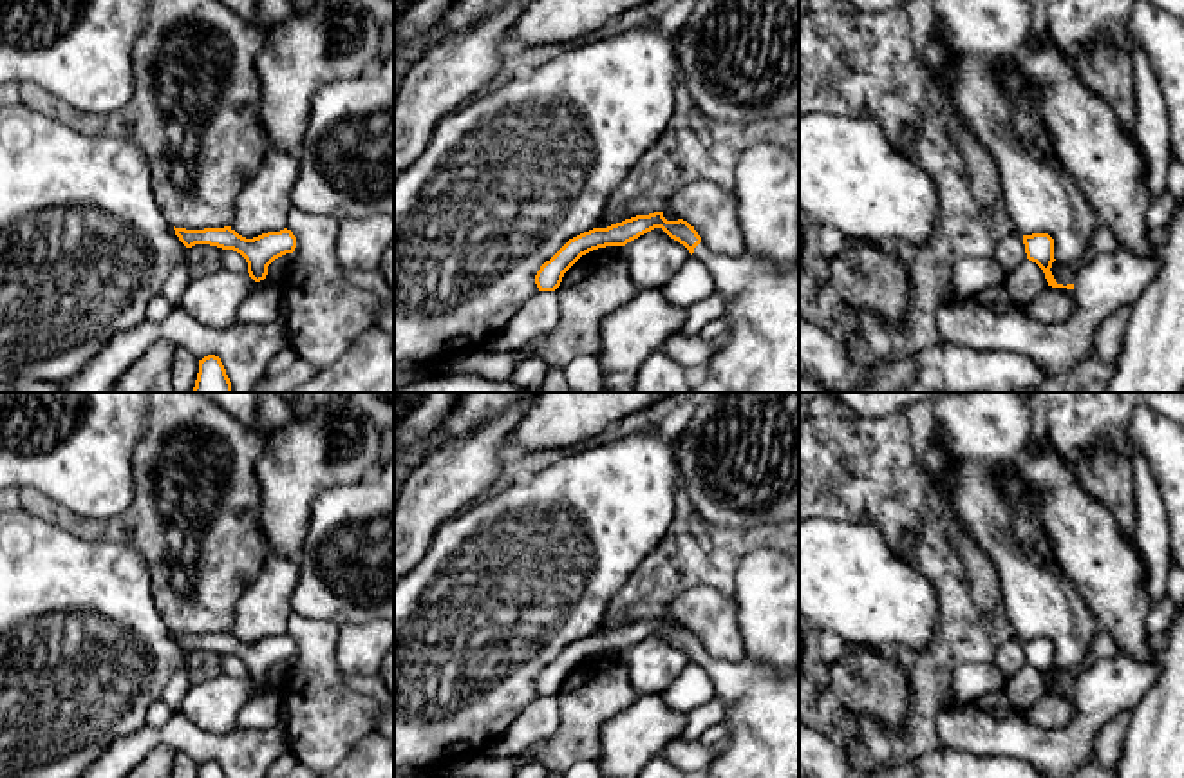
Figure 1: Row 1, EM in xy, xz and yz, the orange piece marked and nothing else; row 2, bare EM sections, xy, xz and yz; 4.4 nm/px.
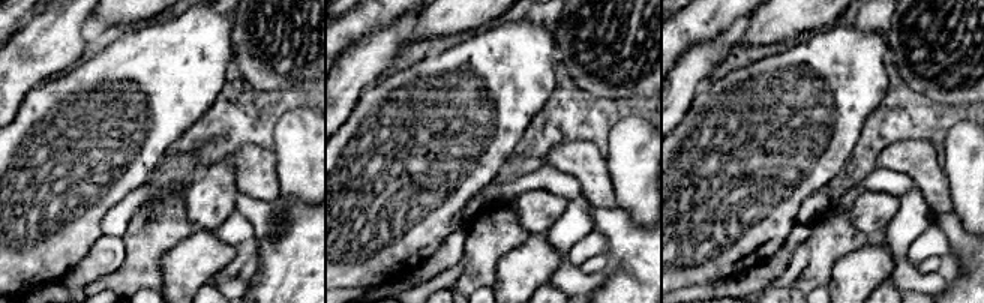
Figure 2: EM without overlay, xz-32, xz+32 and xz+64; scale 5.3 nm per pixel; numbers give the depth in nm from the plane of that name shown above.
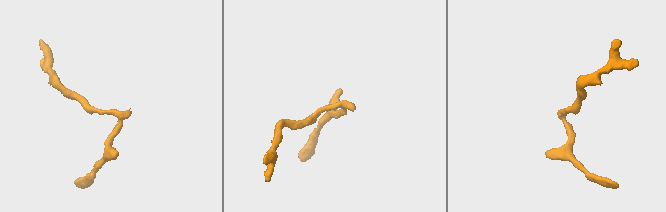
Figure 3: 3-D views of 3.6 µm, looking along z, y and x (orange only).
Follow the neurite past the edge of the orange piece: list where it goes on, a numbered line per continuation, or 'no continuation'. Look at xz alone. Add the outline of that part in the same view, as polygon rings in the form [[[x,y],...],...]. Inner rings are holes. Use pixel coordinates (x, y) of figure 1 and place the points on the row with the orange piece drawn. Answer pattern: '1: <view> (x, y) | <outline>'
1: xz (760, 353) | [[[703,242],[692,253],[709,271],[716,293],[725,299],[730,322],[719,351],[692,380],[691,393],[799,393],[799,259],[779,268],[761,255],[721,255]]]

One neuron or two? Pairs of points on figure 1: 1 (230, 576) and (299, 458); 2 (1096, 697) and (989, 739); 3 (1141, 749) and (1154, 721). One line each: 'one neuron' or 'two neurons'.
1: two neurons
2: one neuron
3: one neuron

